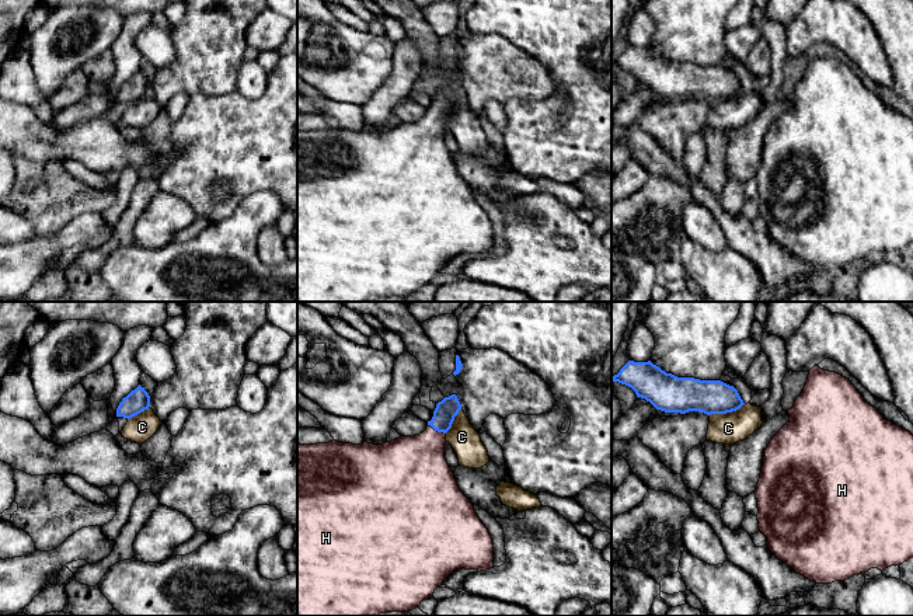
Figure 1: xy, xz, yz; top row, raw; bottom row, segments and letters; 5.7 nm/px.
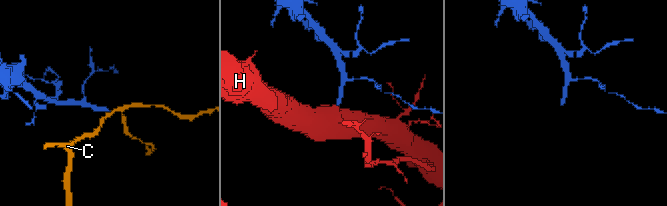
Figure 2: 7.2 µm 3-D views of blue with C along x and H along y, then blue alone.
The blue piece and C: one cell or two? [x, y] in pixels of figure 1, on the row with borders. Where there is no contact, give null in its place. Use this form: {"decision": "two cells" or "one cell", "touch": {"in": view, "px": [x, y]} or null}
{"decision": "two cells", "touch": {"in": "yz", "px": [727, 411]}}

